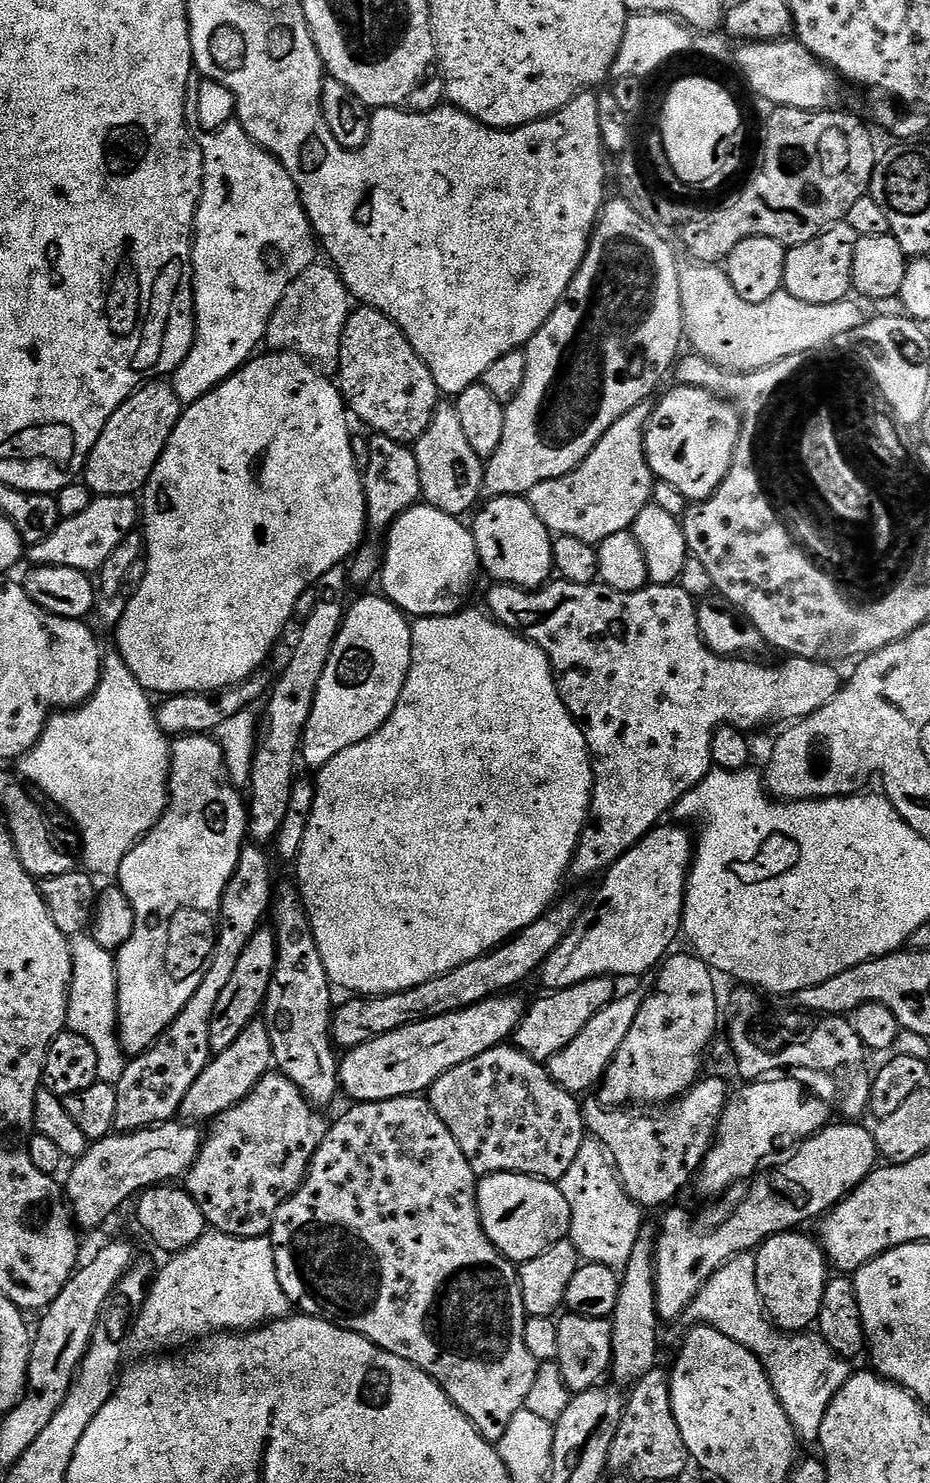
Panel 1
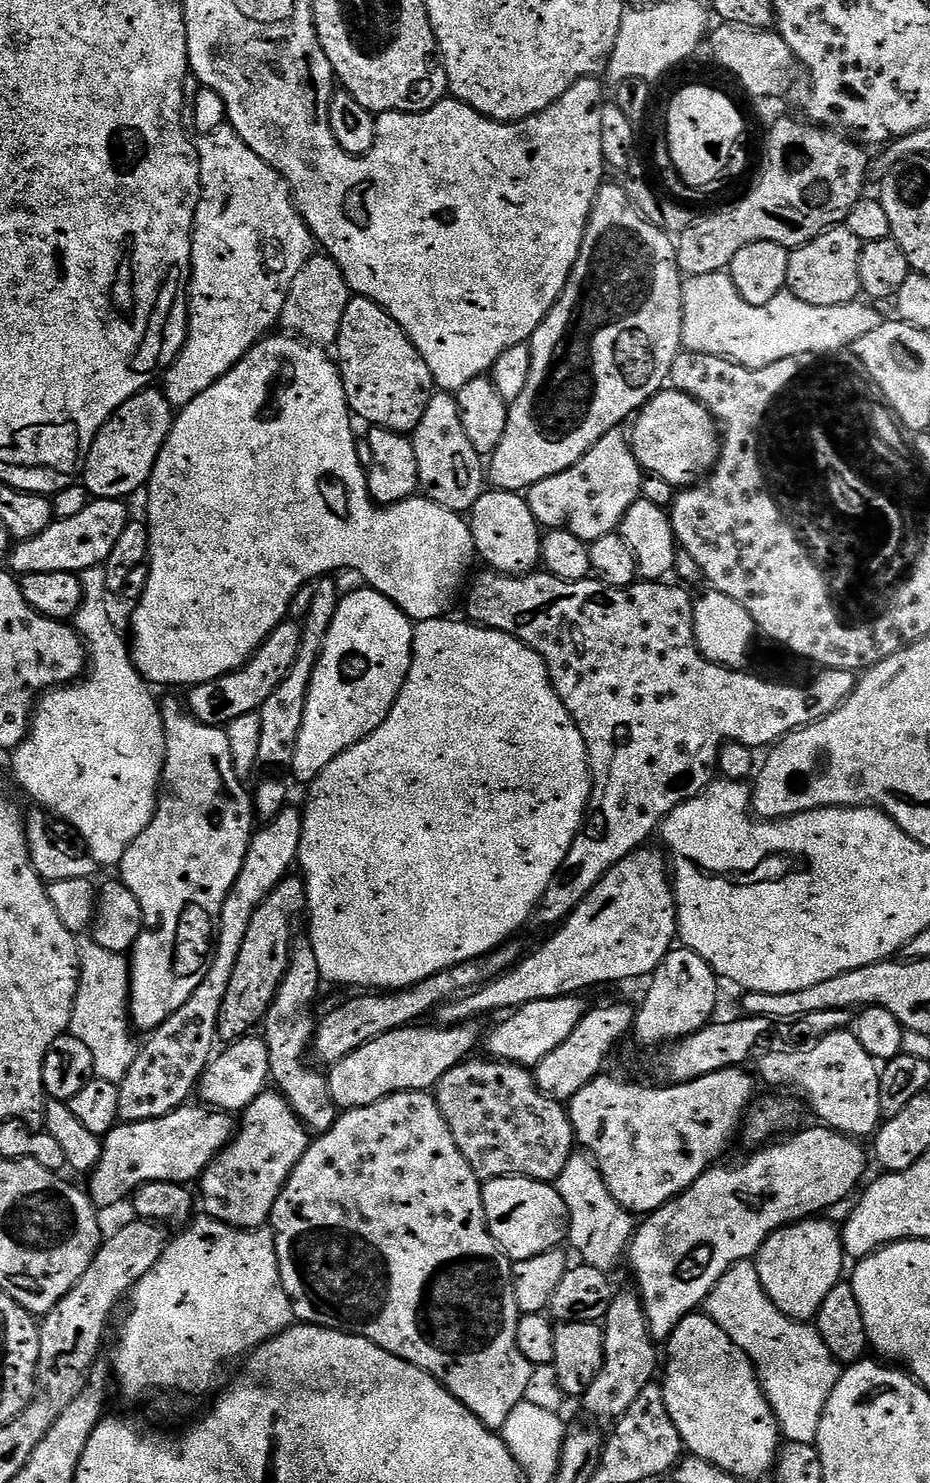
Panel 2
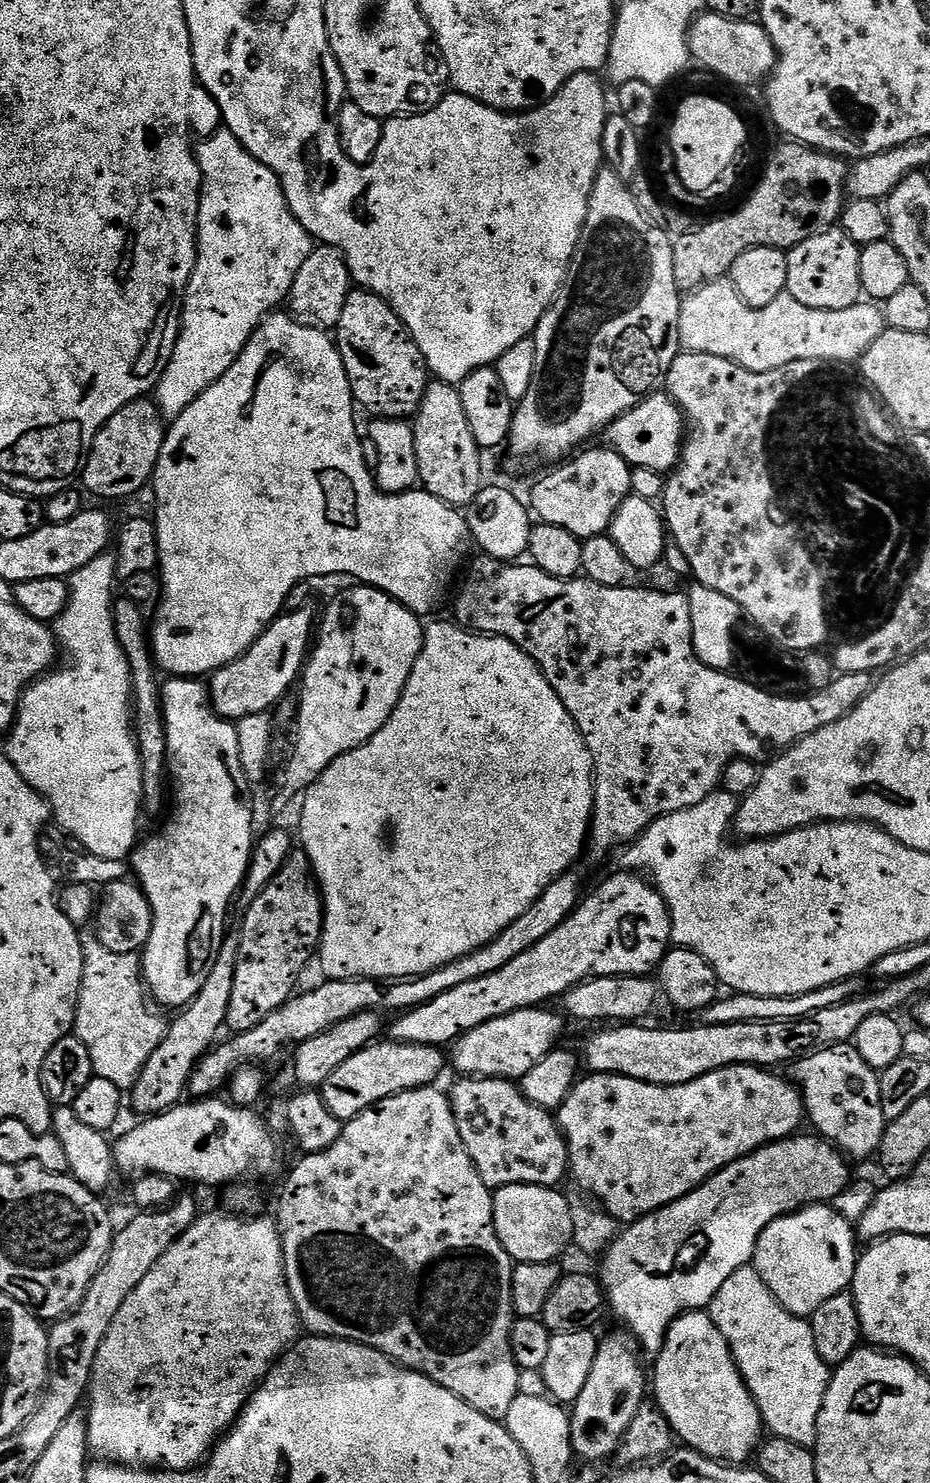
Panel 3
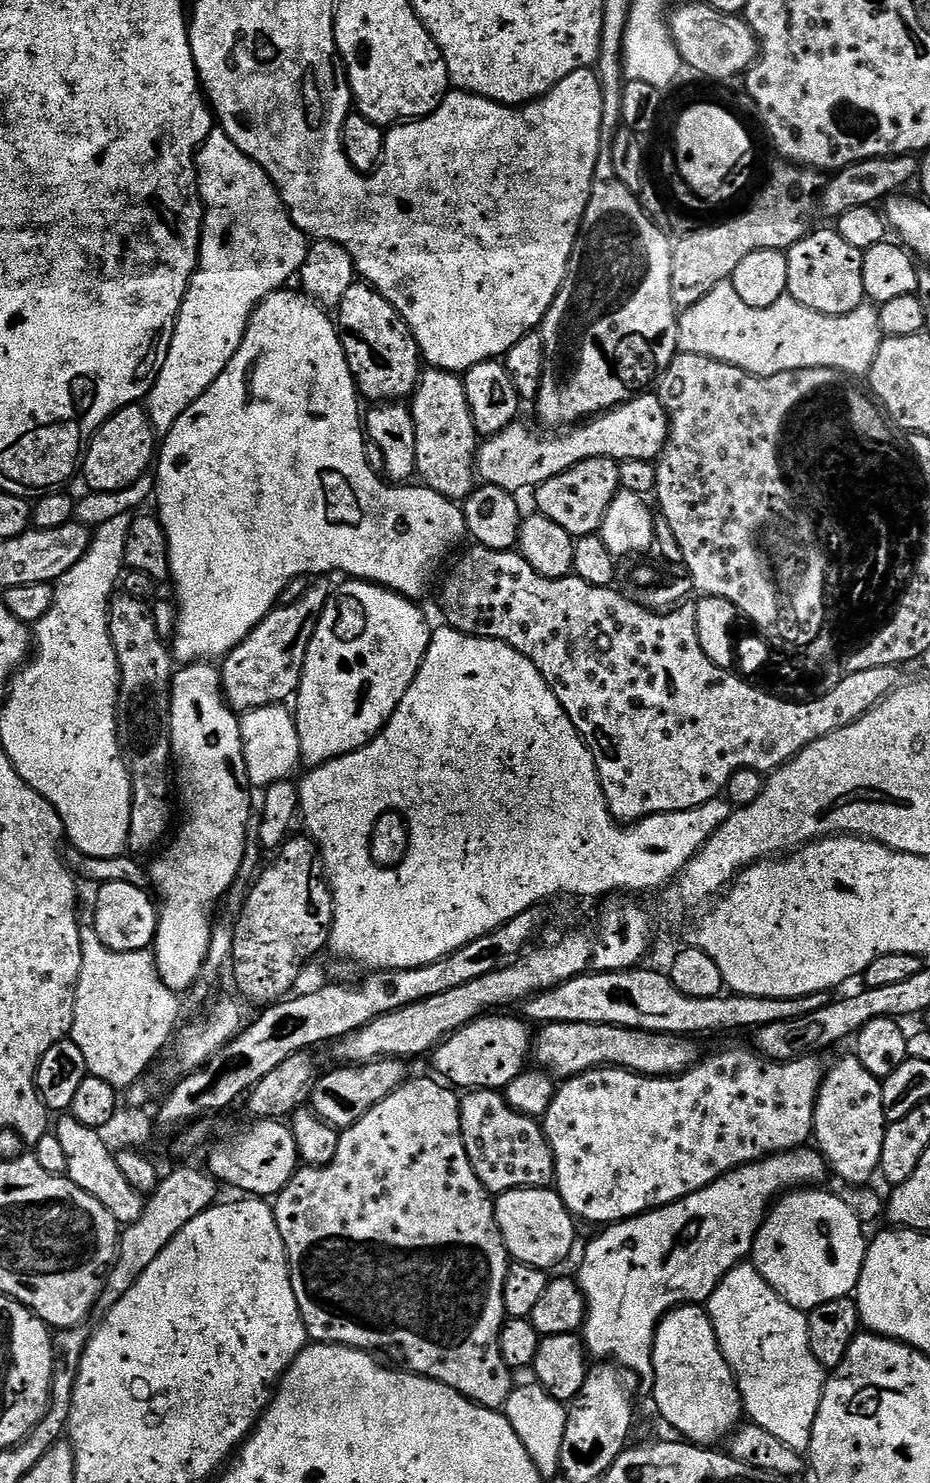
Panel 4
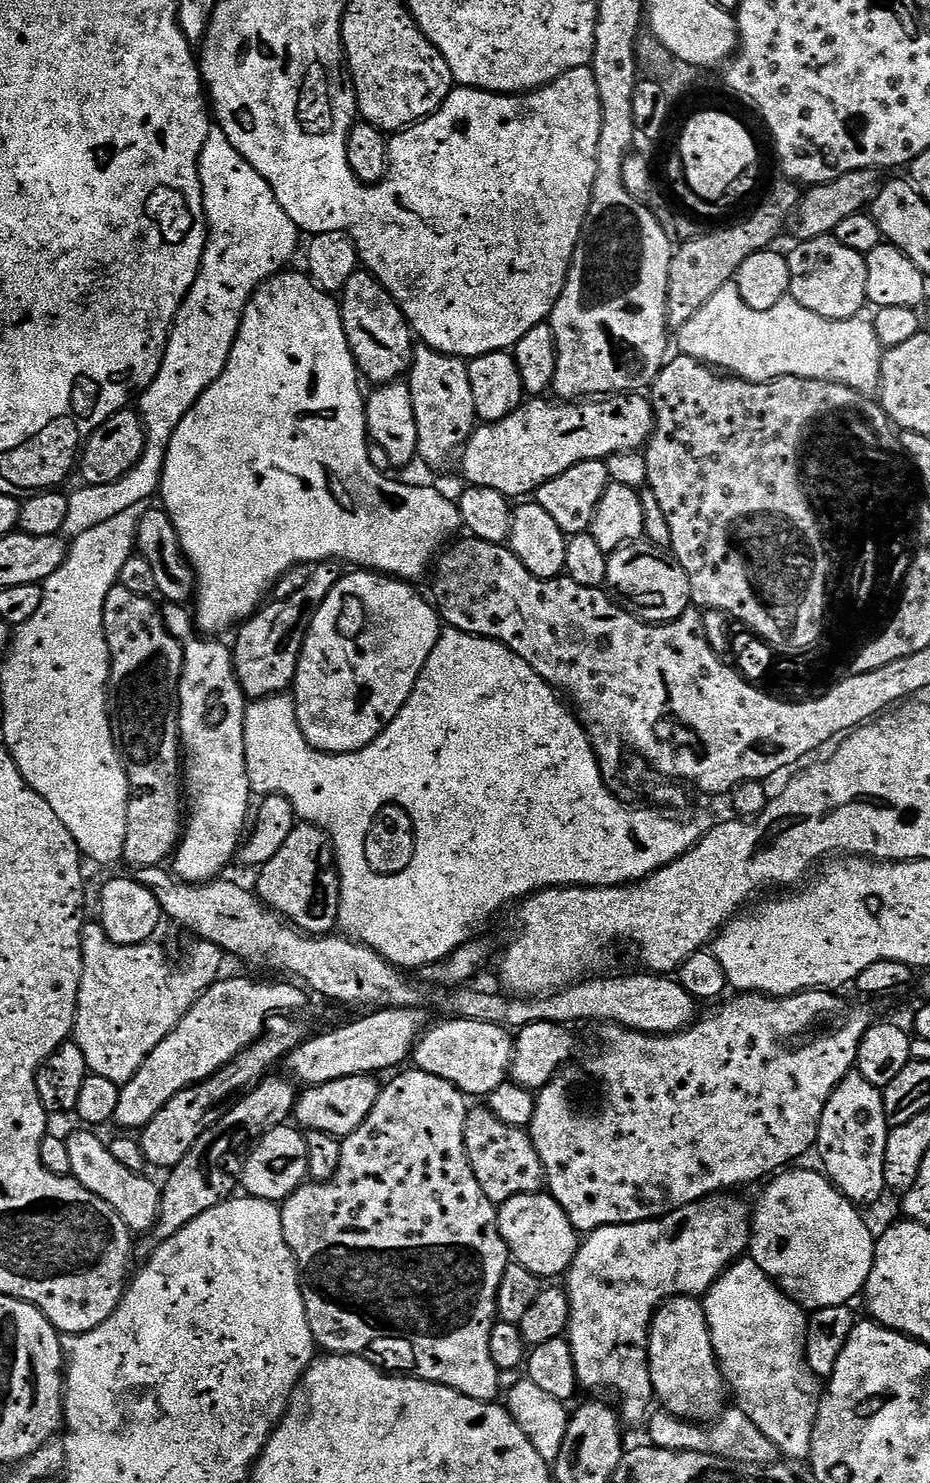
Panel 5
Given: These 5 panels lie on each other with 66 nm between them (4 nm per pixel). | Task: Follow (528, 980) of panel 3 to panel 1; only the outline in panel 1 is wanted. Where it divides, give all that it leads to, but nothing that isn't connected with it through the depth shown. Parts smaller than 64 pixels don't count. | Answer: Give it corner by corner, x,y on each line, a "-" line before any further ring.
667,824
653,828
603,873
596,897
586,904
570,934
540,969
538,976
544,979
545,989
578,986
597,976
640,978
669,955
668,947
681,935
684,923
684,892
694,859
694,836

